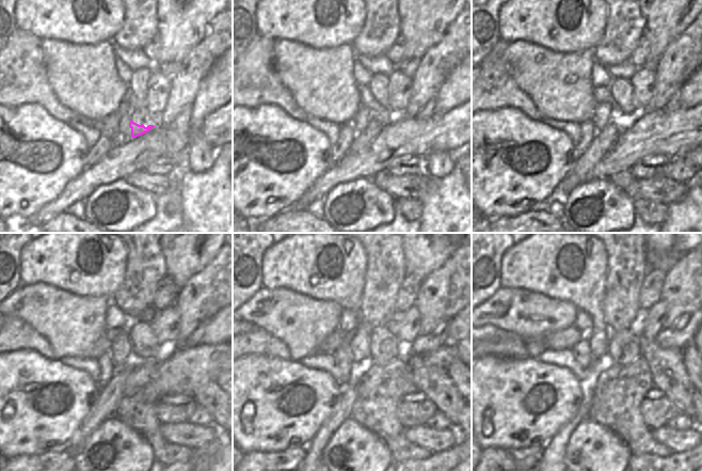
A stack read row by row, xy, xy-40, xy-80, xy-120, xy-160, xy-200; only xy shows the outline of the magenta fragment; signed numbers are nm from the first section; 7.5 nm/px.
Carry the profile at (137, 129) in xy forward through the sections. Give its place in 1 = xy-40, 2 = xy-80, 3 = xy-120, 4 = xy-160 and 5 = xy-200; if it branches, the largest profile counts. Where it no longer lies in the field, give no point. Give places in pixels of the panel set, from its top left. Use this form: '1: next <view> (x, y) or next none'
1: next xy-40 (363, 139)
2: next xy-80 (603, 140)
3: next xy-120 (105, 404)
4: next xy-160 (341, 408)
5: next xy-200 (555, 448)

